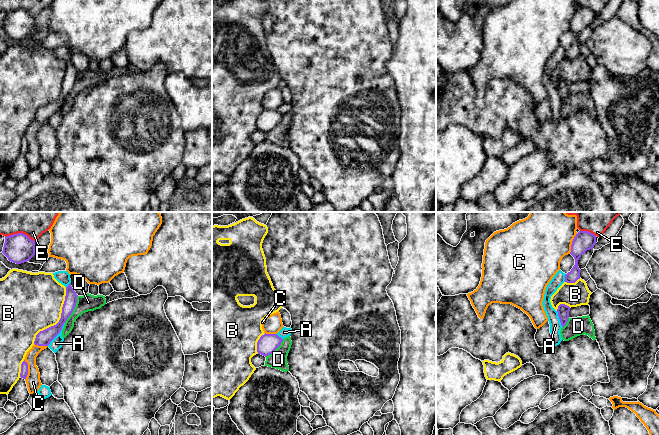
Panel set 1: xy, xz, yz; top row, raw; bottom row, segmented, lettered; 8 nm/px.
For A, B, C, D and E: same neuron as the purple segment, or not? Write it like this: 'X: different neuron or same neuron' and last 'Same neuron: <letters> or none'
A: different neuron
B: different neuron
C: different neuron
D: different neuron
E: different neuron
Same neuron: none

